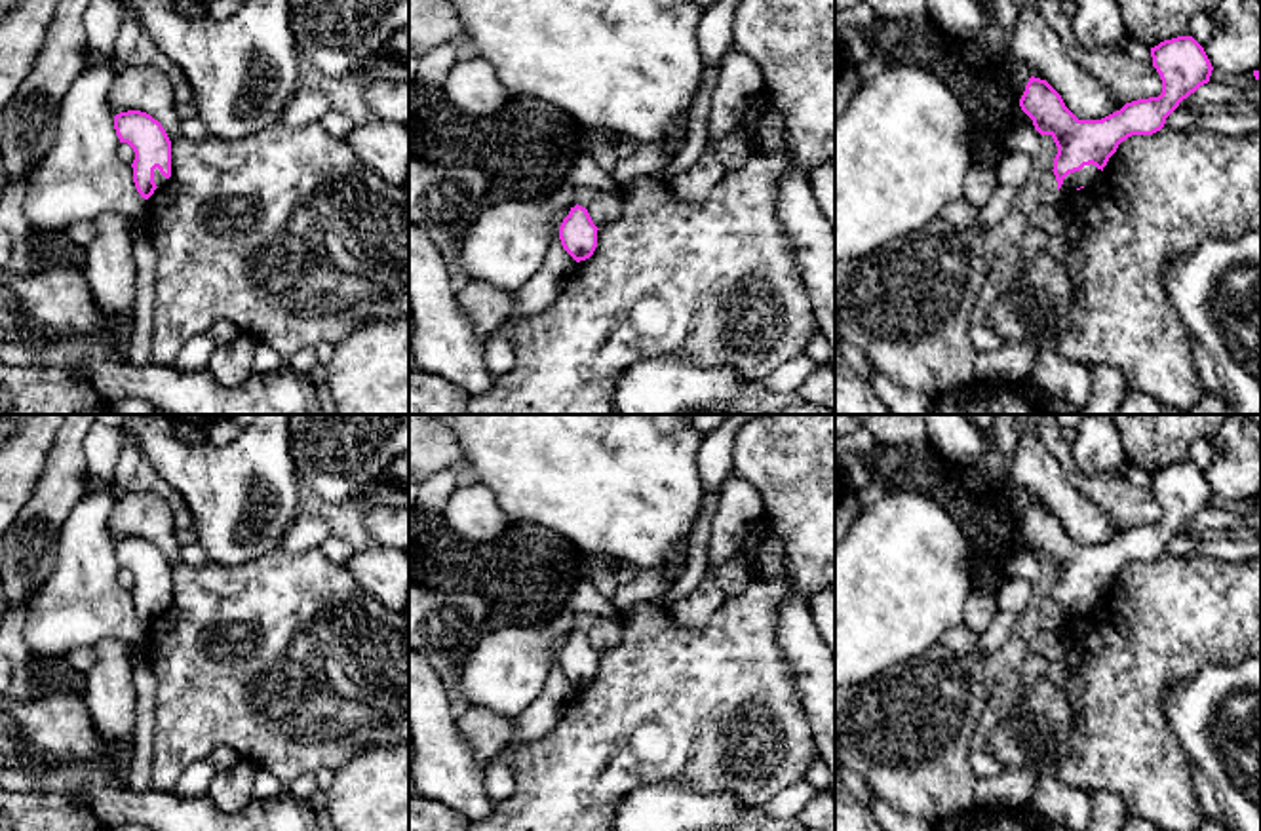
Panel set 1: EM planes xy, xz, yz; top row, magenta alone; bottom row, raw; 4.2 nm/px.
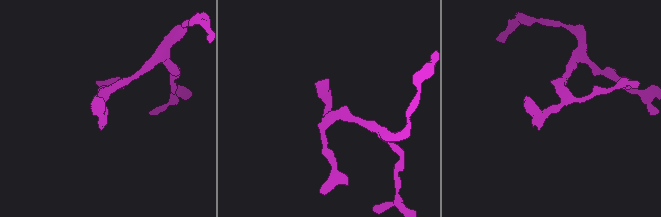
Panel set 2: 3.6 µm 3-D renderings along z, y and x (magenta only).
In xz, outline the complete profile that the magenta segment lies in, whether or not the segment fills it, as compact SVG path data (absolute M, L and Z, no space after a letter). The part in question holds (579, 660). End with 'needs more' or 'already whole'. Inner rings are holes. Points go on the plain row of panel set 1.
M576 629L559 652L559 666L563 675L580 688L593 681L597 656L588 635Z | already whole

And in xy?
M141 536L116 540L114 555L120 569L127 569L135 578L133 609L146 628L171 603L171 567L162 550Z | needs more

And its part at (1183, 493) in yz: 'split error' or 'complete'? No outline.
split error

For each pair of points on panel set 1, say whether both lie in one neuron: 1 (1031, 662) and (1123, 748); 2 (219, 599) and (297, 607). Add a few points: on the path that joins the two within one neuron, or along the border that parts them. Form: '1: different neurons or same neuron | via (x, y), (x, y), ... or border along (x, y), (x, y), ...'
1: different neurons | border along (1050, 664), (1045, 674)
2: same neuron | via (238, 607), (278, 607)

